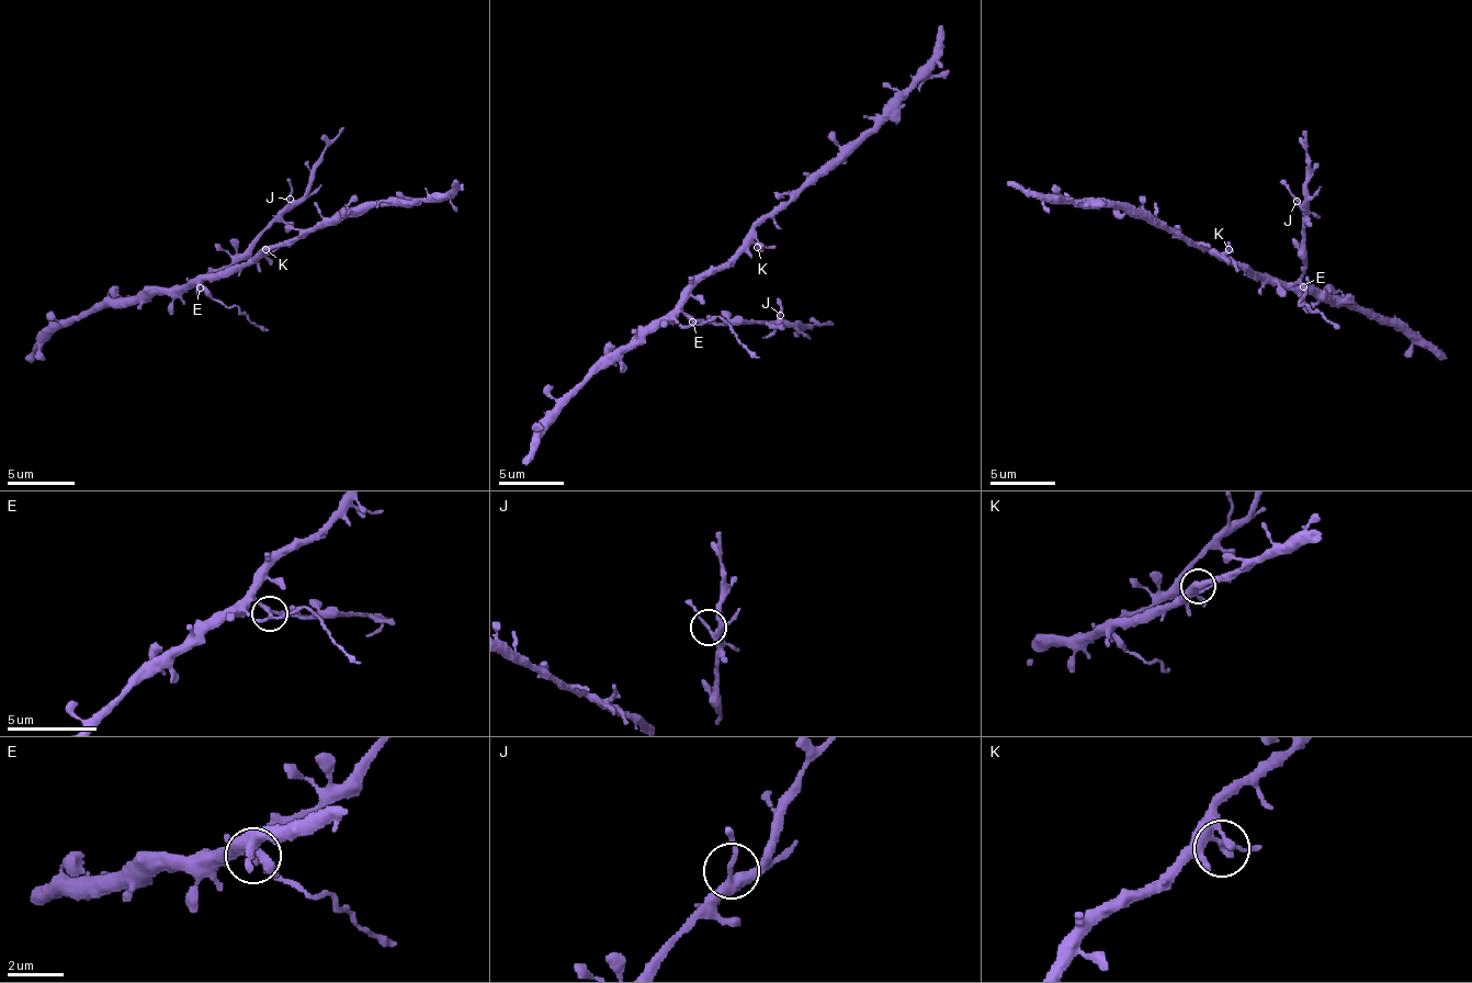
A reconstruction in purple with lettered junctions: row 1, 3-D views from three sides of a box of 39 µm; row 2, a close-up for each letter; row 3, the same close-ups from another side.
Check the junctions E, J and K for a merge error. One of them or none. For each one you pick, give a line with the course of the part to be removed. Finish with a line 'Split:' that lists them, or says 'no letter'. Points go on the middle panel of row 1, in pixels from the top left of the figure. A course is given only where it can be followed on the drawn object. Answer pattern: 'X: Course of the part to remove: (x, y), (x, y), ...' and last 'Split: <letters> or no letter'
E: Course of the part to remove: (691, 321), (701, 325), (717, 315), (760, 358)
Split: E

